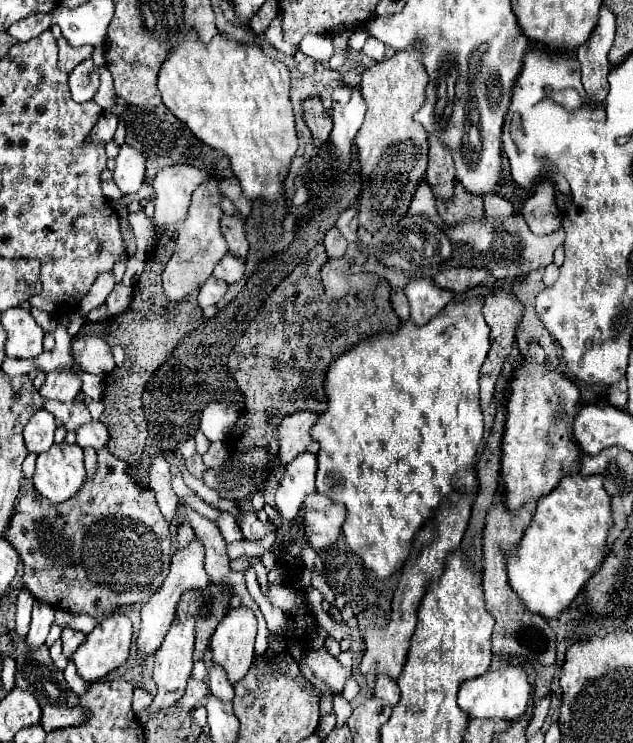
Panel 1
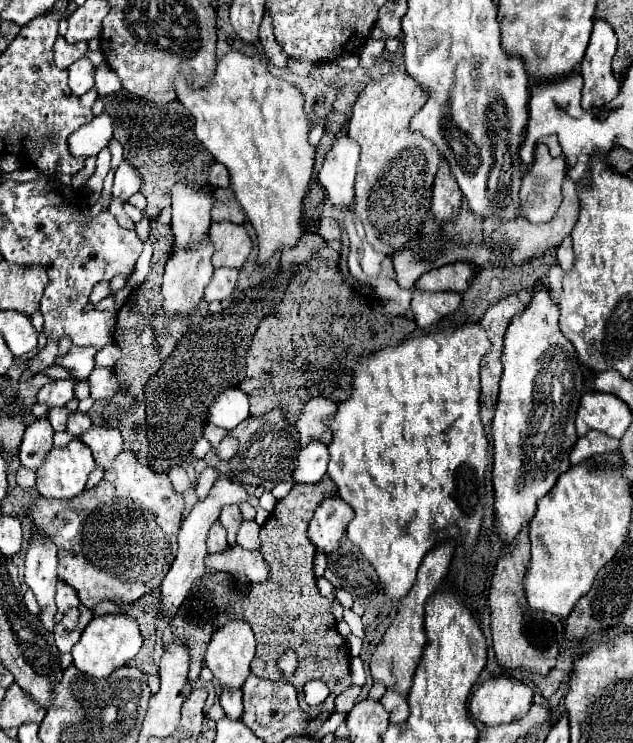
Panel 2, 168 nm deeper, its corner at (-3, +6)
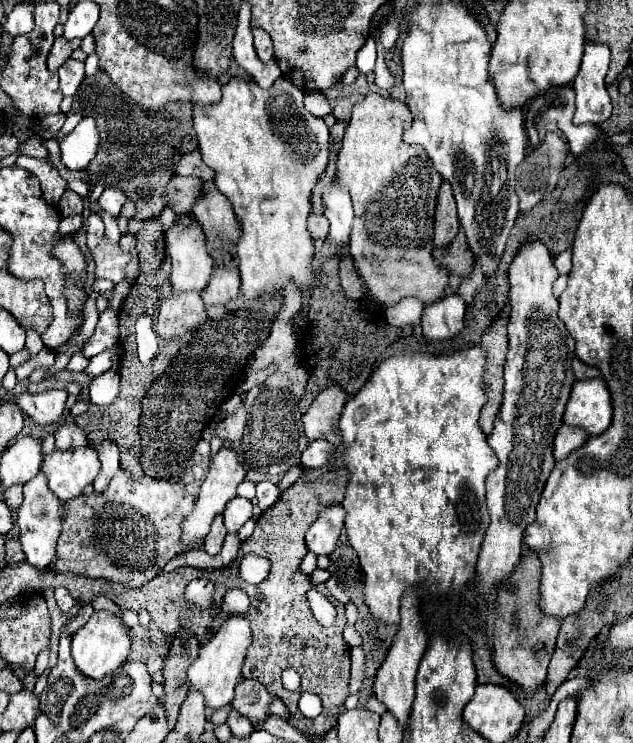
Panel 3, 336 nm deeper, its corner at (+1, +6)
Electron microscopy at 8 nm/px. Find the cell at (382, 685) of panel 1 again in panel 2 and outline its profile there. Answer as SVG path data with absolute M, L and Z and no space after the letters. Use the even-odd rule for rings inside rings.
M386 690L386 694L382 696L382 704L384 708L390 712L390 722L398 724L398 722L406 722L408 720L408 714L410 714L410 708L408 708L408 696L406 694L400 694L400 692L394 692L394 690Z

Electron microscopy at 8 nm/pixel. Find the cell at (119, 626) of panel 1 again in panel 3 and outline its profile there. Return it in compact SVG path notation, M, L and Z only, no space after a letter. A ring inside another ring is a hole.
M98 610L90 616L90 620L72 636L72 658L76 668L88 678L102 678L114 672L118 666L126 662L130 654L130 638L126 634L126 626L118 616L106 610Z

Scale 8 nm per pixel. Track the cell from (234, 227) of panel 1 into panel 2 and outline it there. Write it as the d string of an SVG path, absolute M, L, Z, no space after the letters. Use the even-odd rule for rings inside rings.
M216 188L214 196L216 196L216 202L212 208L212 220L214 222L230 220L234 224L242 224L246 220L242 206L238 204L238 200L230 188Z

